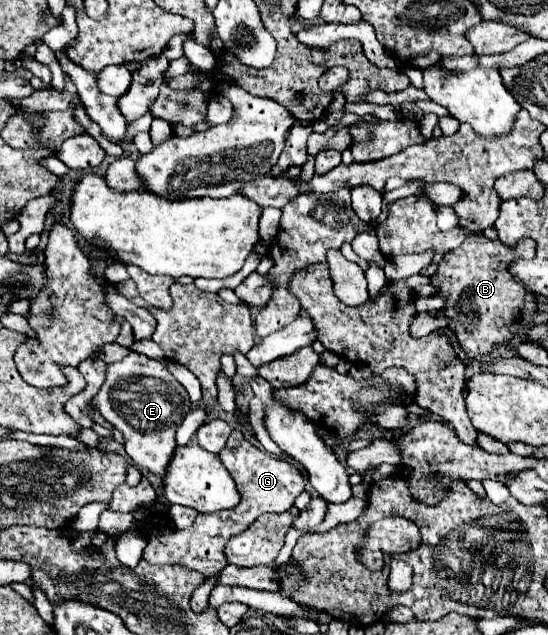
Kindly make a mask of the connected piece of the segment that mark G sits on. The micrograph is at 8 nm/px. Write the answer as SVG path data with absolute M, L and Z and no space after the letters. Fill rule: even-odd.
M240 428L232 430L218 458L230 472L232 480L236 482L236 488L240 492L240 504L236 504L234 512L198 514L194 524L186 530L176 528L172 522L148 522L148 526L144 528L148 540L148 546L144 548L144 558L150 564L180 564L188 570L204 574L206 578L218 574L220 568L228 564L224 548L232 536L244 532L264 512L286 512L288 508L292 508L296 496L304 492L304 478L300 470L294 464L286 462L284 458L266 454L254 444L250 444L242 436Z

